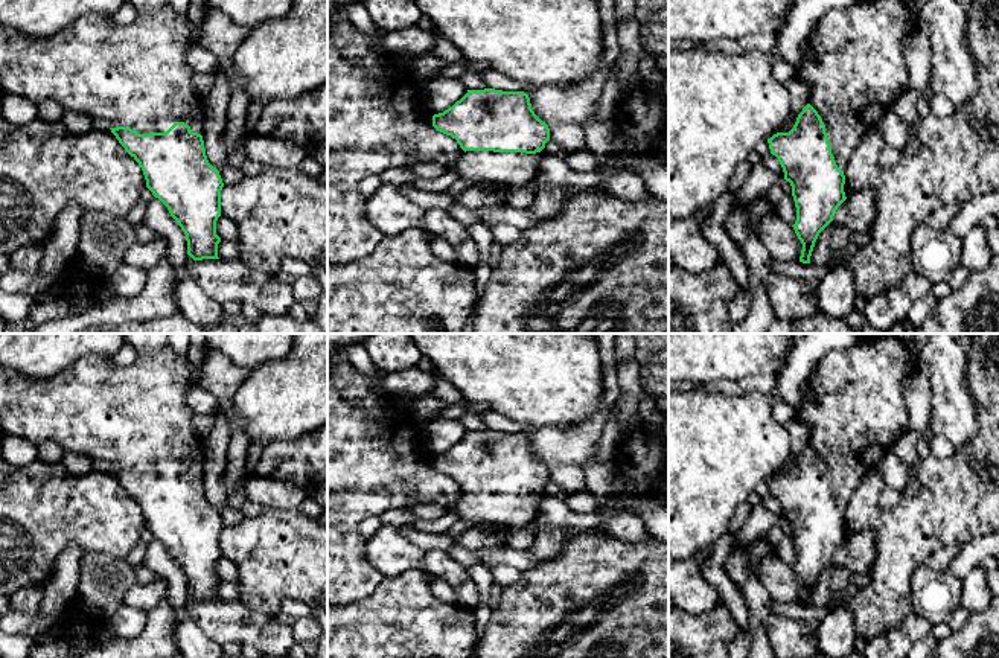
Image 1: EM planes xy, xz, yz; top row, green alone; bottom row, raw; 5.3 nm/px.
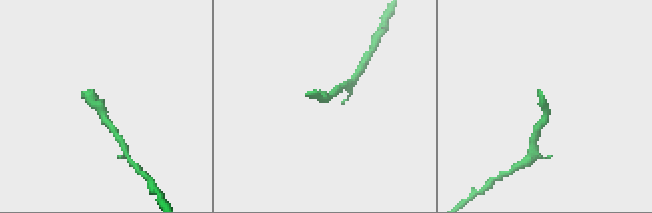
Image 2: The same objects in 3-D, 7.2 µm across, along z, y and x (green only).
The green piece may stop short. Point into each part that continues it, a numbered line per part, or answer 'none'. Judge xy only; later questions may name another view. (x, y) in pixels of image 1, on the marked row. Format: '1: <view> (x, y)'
1: xy (137, 76)

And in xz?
1: xz (506, 168)

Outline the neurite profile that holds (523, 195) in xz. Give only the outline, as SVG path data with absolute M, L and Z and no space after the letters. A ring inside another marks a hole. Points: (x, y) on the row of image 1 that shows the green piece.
M535 181L521 186L510 186L507 190L507 204L518 207L530 206L535 200L535 189Z

